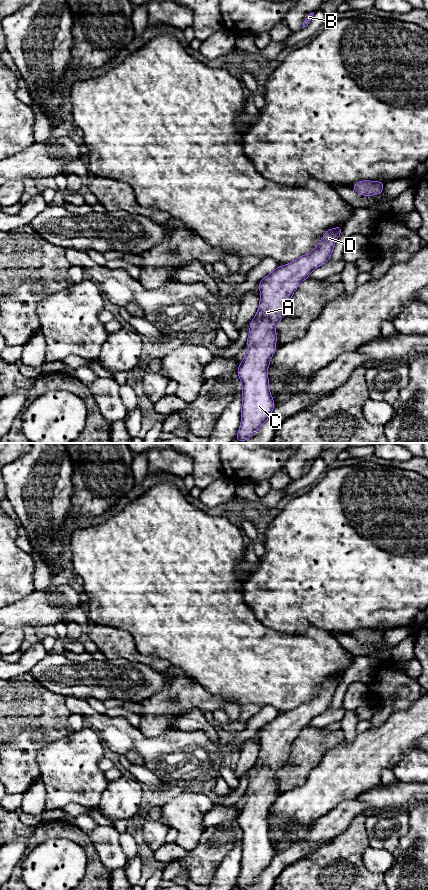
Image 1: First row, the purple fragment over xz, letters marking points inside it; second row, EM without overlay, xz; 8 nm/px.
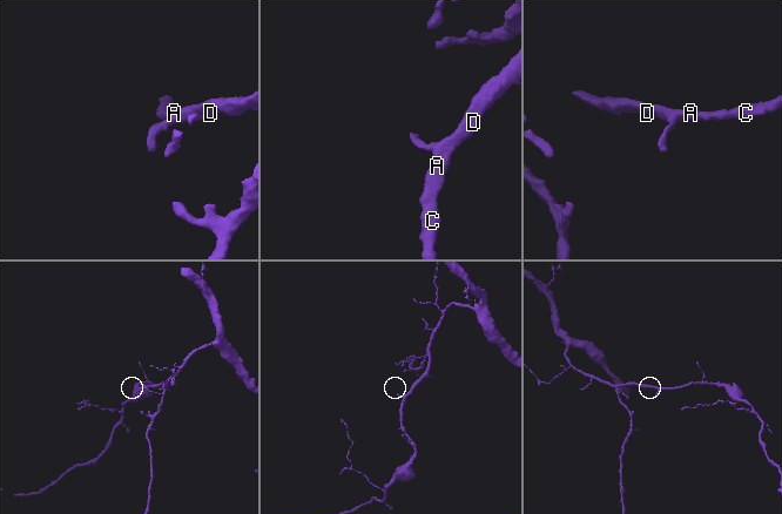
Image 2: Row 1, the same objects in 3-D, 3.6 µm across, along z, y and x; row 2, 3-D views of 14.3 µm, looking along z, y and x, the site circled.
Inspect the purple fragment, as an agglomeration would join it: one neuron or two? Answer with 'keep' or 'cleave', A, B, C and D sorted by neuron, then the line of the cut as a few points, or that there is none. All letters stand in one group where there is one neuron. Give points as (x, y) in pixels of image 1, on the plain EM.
keep; A B C D; no cut

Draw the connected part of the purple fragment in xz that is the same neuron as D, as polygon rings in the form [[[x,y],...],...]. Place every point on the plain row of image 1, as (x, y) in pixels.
[[[340,674],[328,677],[321,686],[319,693],[309,702],[302,703],[289,712],[278,714],[259,730],[260,752],[254,767],[250,770],[249,784],[246,790],[250,796],[237,818],[238,825],[242,830],[241,873],[236,884],[239,890],[246,889],[253,884],[260,874],[268,868],[275,855],[269,839],[267,818],[270,808],[276,800],[274,795],[278,788],[275,782],[276,773],[287,762],[291,744],[300,731],[306,728],[314,717],[329,709],[334,692],[341,679],[342,675]]]

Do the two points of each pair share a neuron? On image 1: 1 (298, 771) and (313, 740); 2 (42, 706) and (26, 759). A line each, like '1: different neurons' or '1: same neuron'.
1: same neuron
2: same neuron

